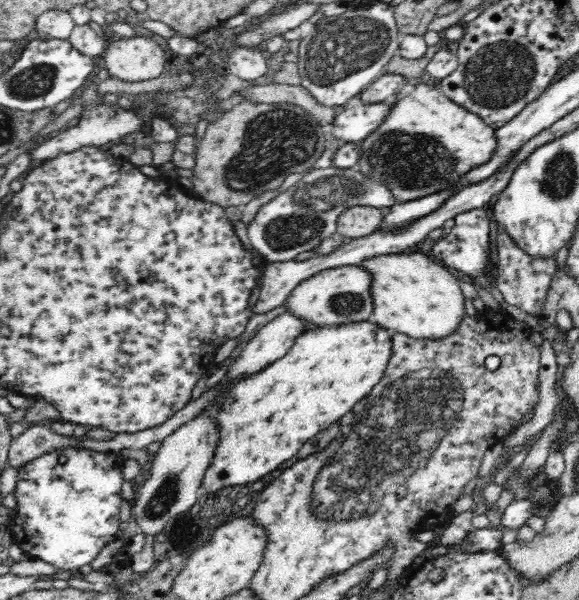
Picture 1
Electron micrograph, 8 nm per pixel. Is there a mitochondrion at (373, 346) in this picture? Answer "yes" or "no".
no

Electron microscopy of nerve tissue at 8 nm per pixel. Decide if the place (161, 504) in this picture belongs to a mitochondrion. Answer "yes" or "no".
yes

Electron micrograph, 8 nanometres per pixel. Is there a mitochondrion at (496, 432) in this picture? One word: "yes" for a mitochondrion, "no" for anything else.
no

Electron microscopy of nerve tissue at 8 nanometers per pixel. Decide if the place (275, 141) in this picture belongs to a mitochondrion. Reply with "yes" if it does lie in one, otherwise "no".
yes

